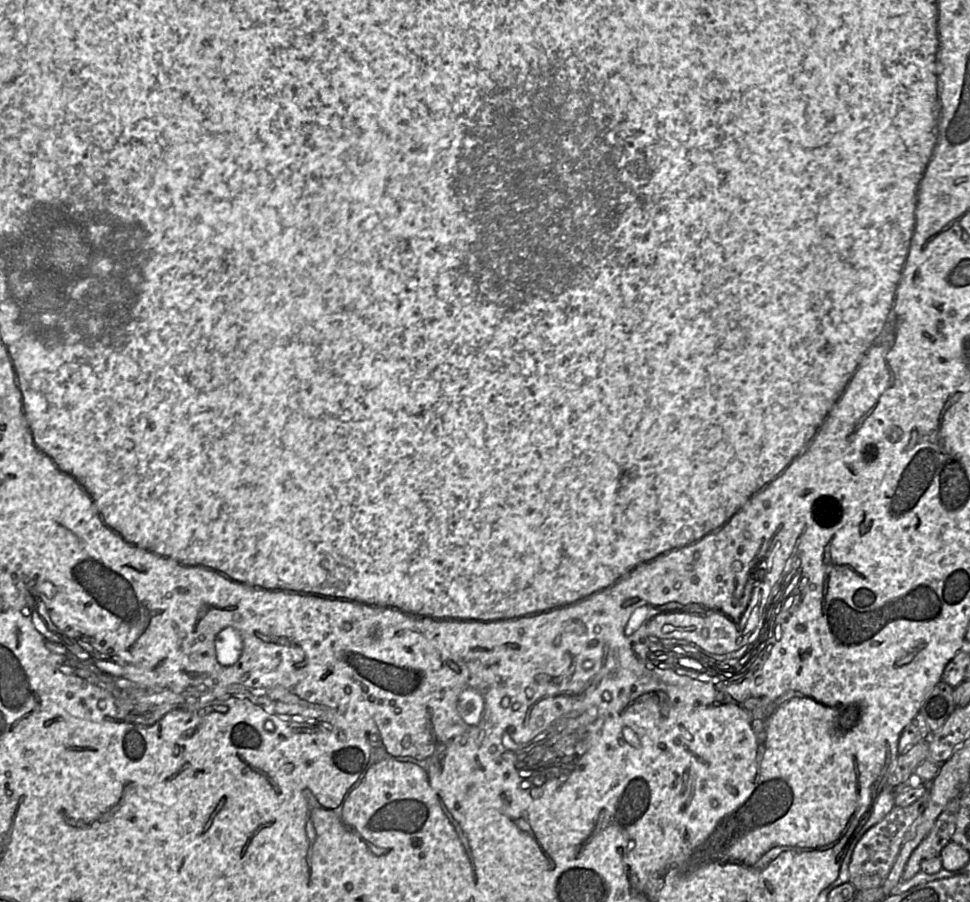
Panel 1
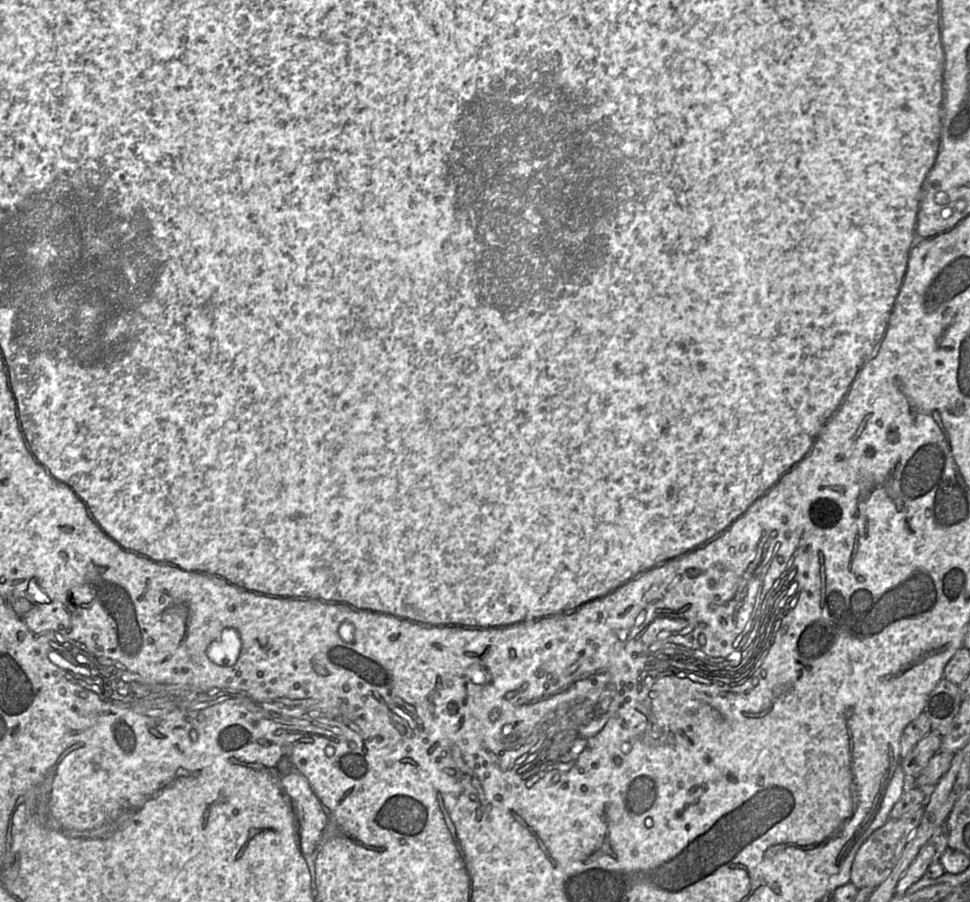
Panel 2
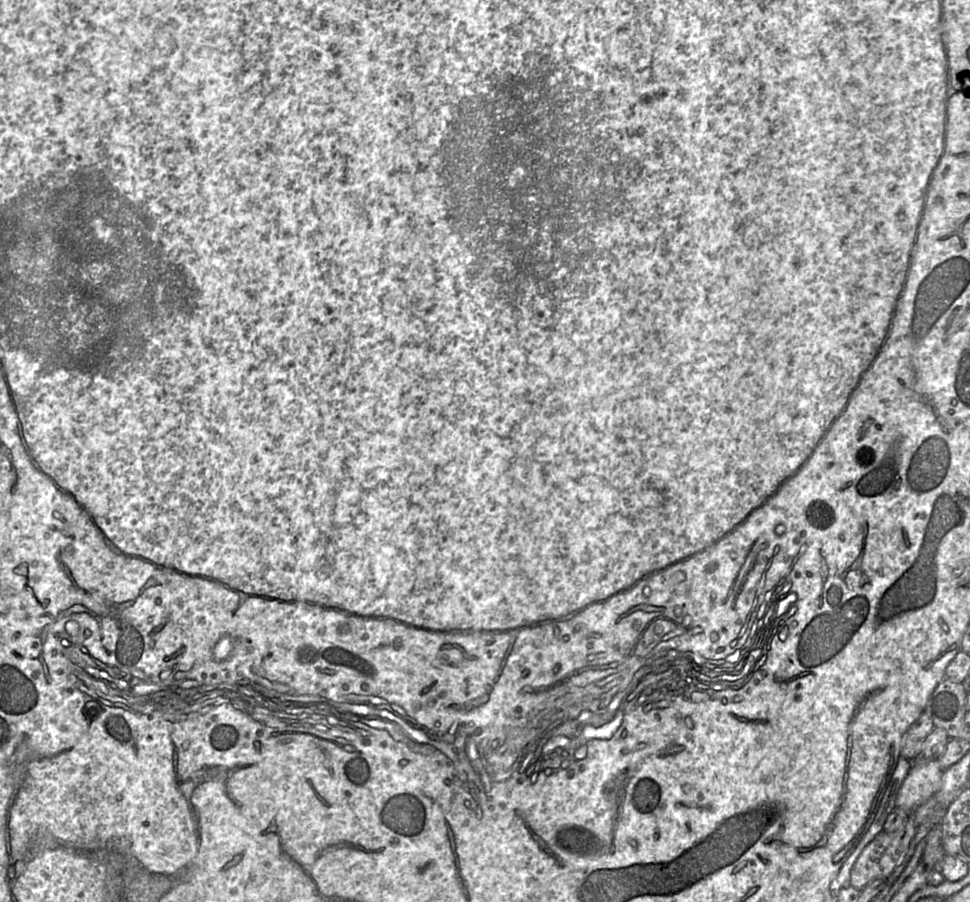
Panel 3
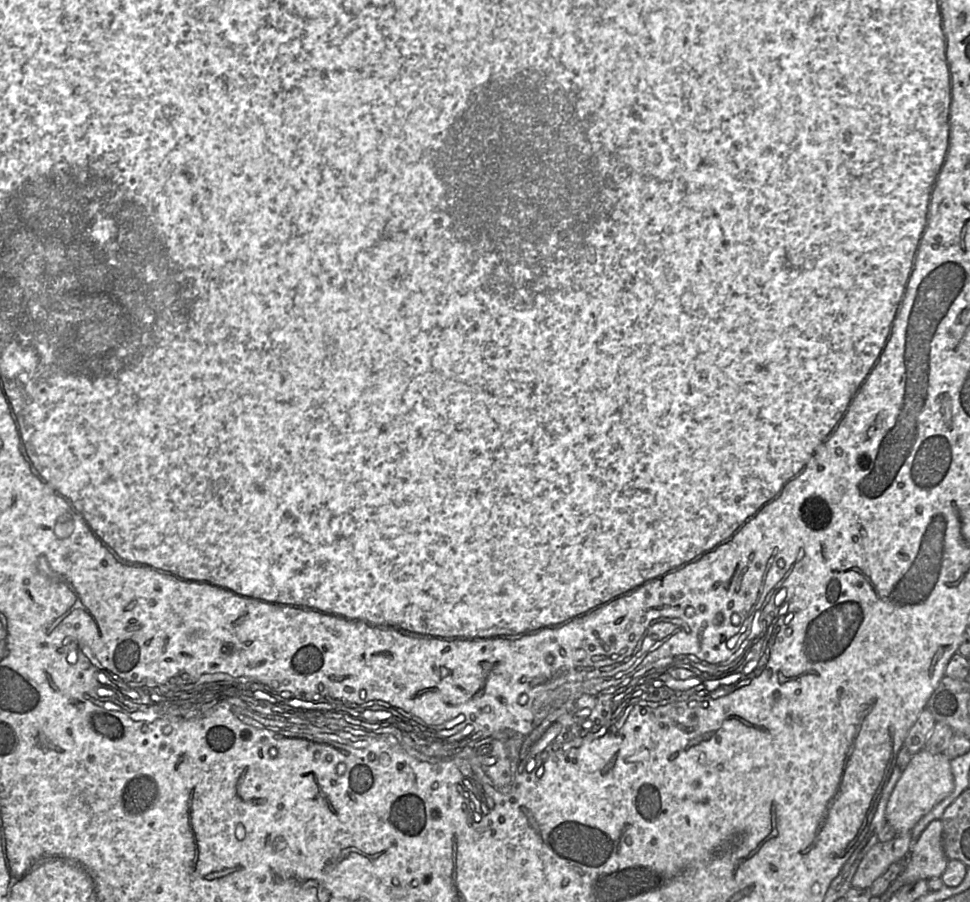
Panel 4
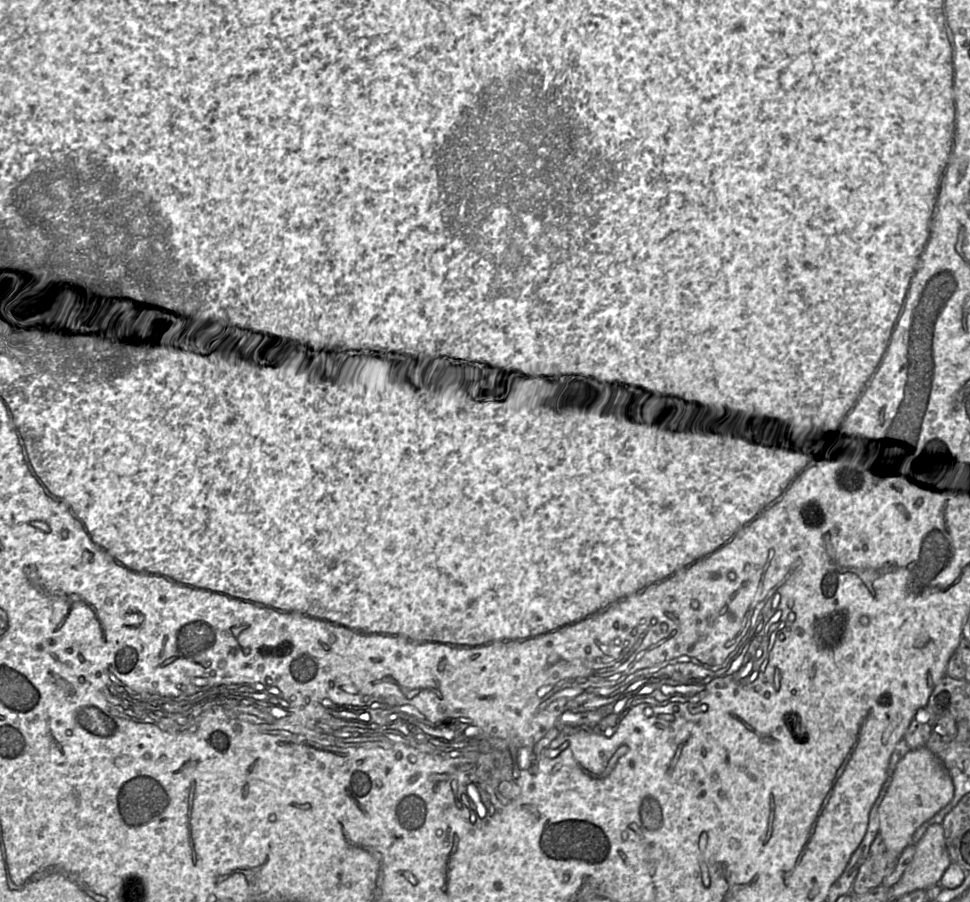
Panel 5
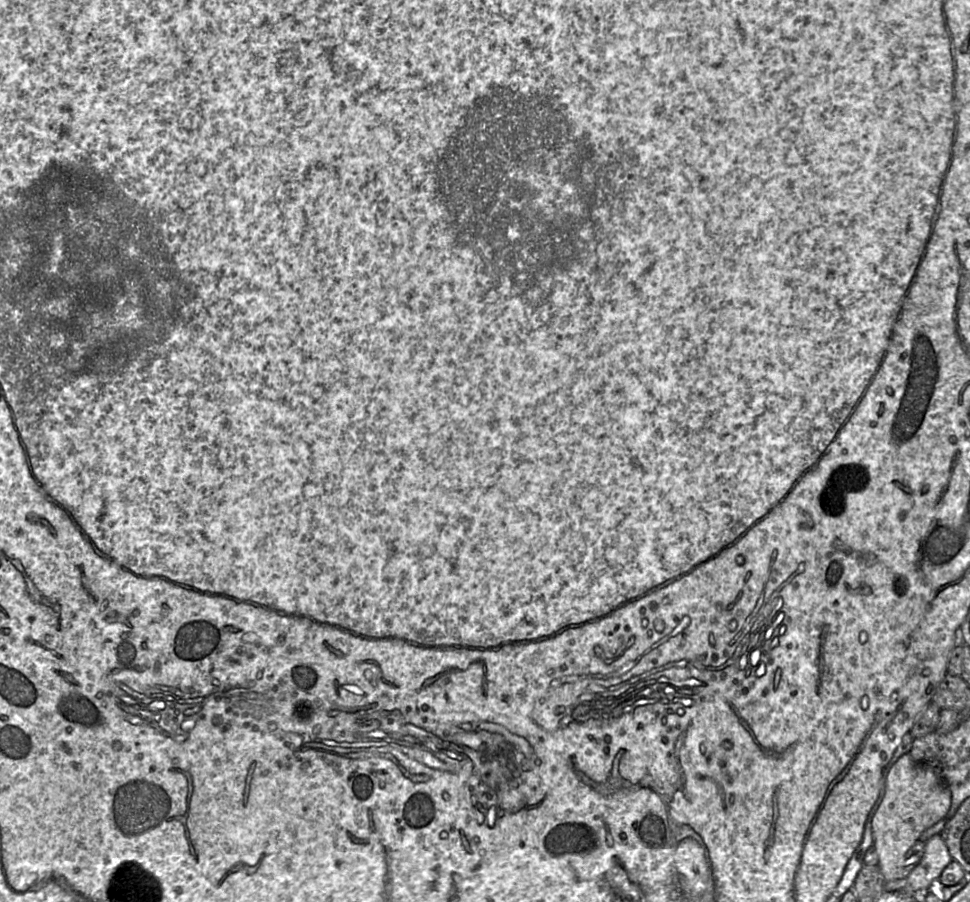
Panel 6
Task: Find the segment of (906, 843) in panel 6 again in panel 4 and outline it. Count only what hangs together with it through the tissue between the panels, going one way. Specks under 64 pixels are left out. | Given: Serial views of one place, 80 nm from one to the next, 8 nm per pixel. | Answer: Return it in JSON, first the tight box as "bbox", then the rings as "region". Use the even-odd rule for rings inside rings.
{"bbox":[886,749,954,834],"region":[[[926,749],[912,755],[886,807],[886,821],[894,828],[896,834],[911,832],[924,815],[953,791],[954,776],[950,761],[945,753],[931,753]]]}

